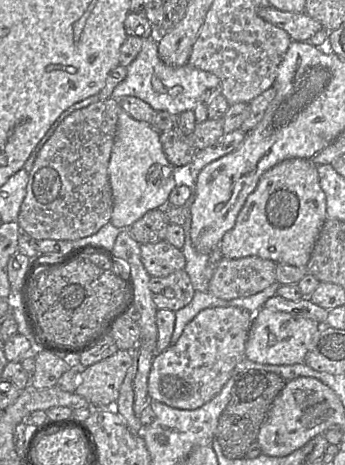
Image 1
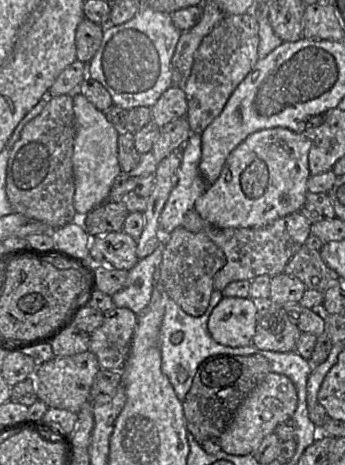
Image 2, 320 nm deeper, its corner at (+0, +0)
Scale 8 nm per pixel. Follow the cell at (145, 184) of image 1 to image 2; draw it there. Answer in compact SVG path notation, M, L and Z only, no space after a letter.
M80 93L73 95L73 110L76 125L72 154L74 208L79 216L84 216L108 200L113 182L122 172L118 161L119 131Z

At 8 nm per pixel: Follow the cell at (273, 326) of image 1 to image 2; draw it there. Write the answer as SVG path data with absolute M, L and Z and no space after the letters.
M223 297L209 316L209 334L224 346L250 346L256 330L257 311L257 305L250 298Z

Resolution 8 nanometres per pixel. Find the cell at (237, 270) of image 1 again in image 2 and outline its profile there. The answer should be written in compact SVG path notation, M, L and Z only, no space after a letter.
M178 227L167 237L160 264L160 282L167 296L185 313L199 317L209 306L214 291L214 276L226 263L227 259L223 251L205 234Z

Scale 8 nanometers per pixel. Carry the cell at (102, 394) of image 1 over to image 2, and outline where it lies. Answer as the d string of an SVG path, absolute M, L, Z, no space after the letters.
M90 351L65 357L54 356L51 360L37 365L32 376L38 400L43 401L49 407L78 413L89 400L90 389L100 369L96 355Z

